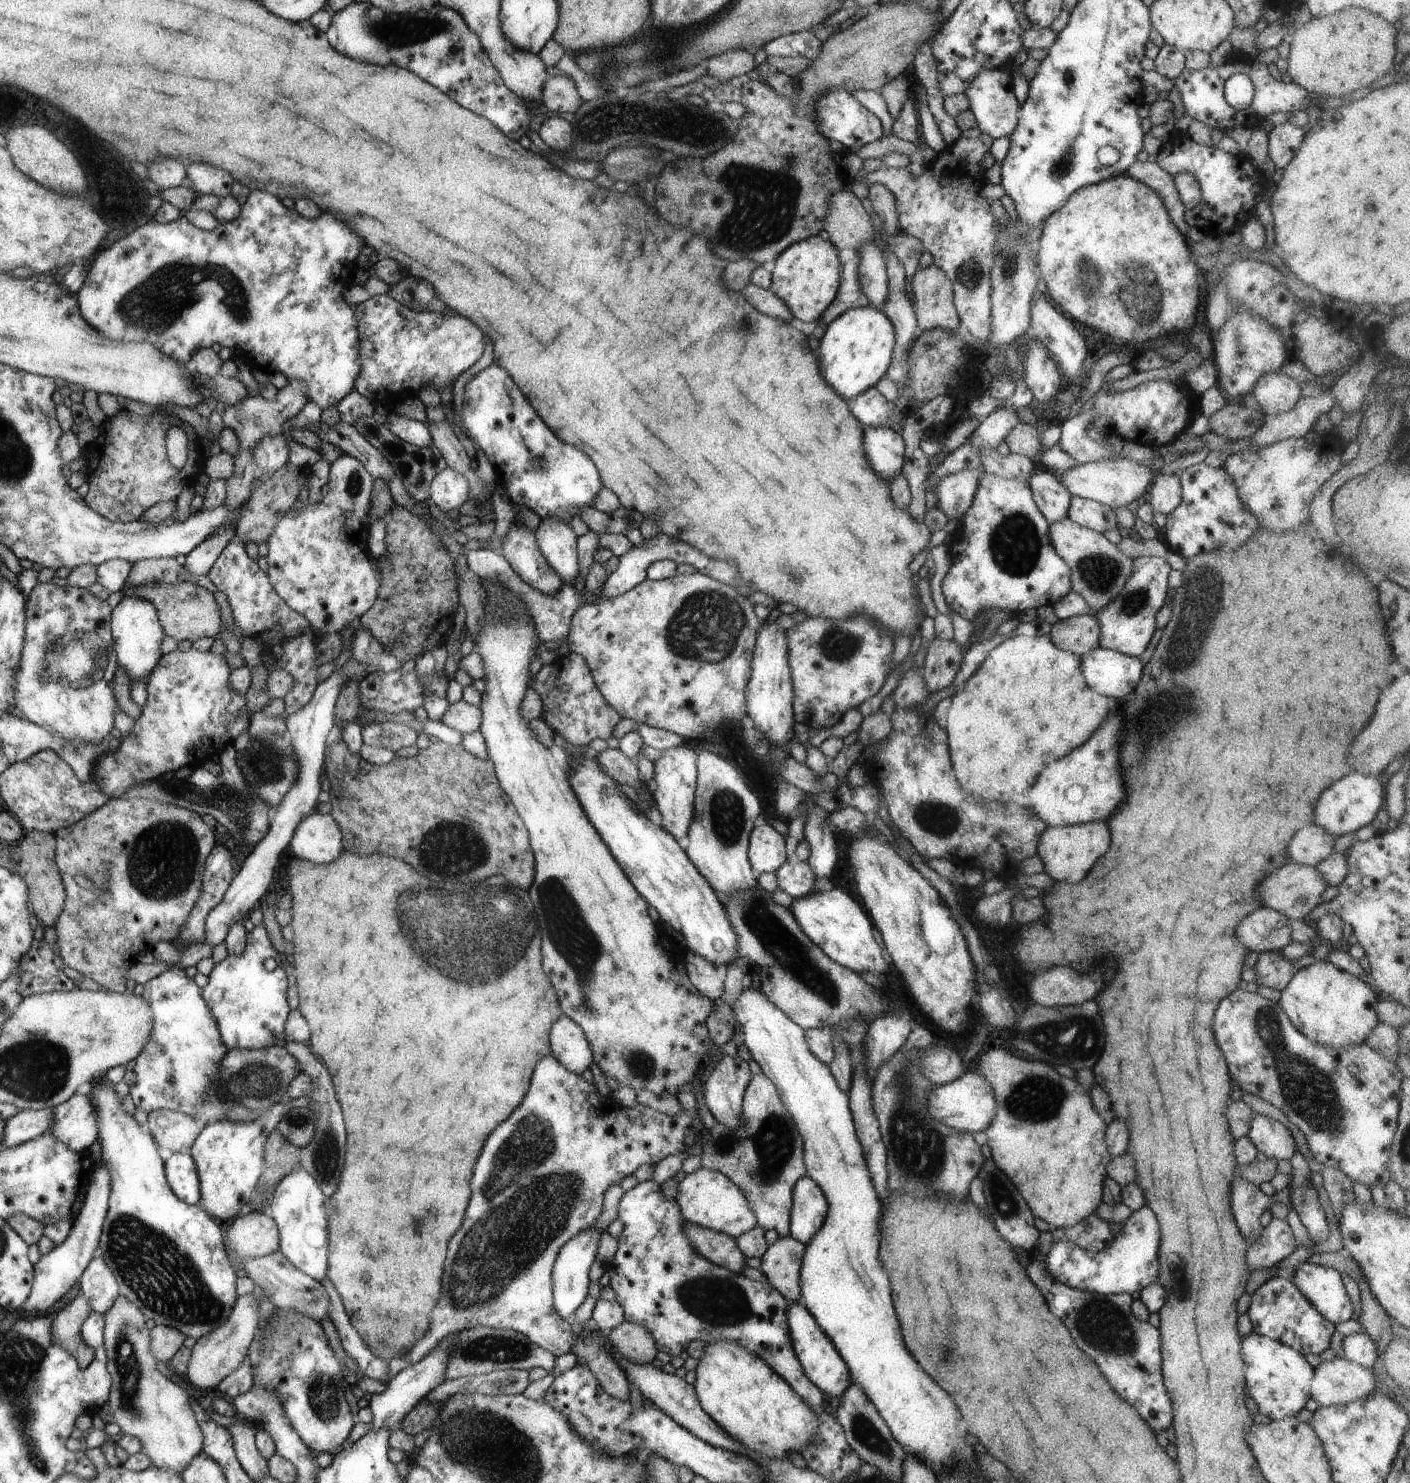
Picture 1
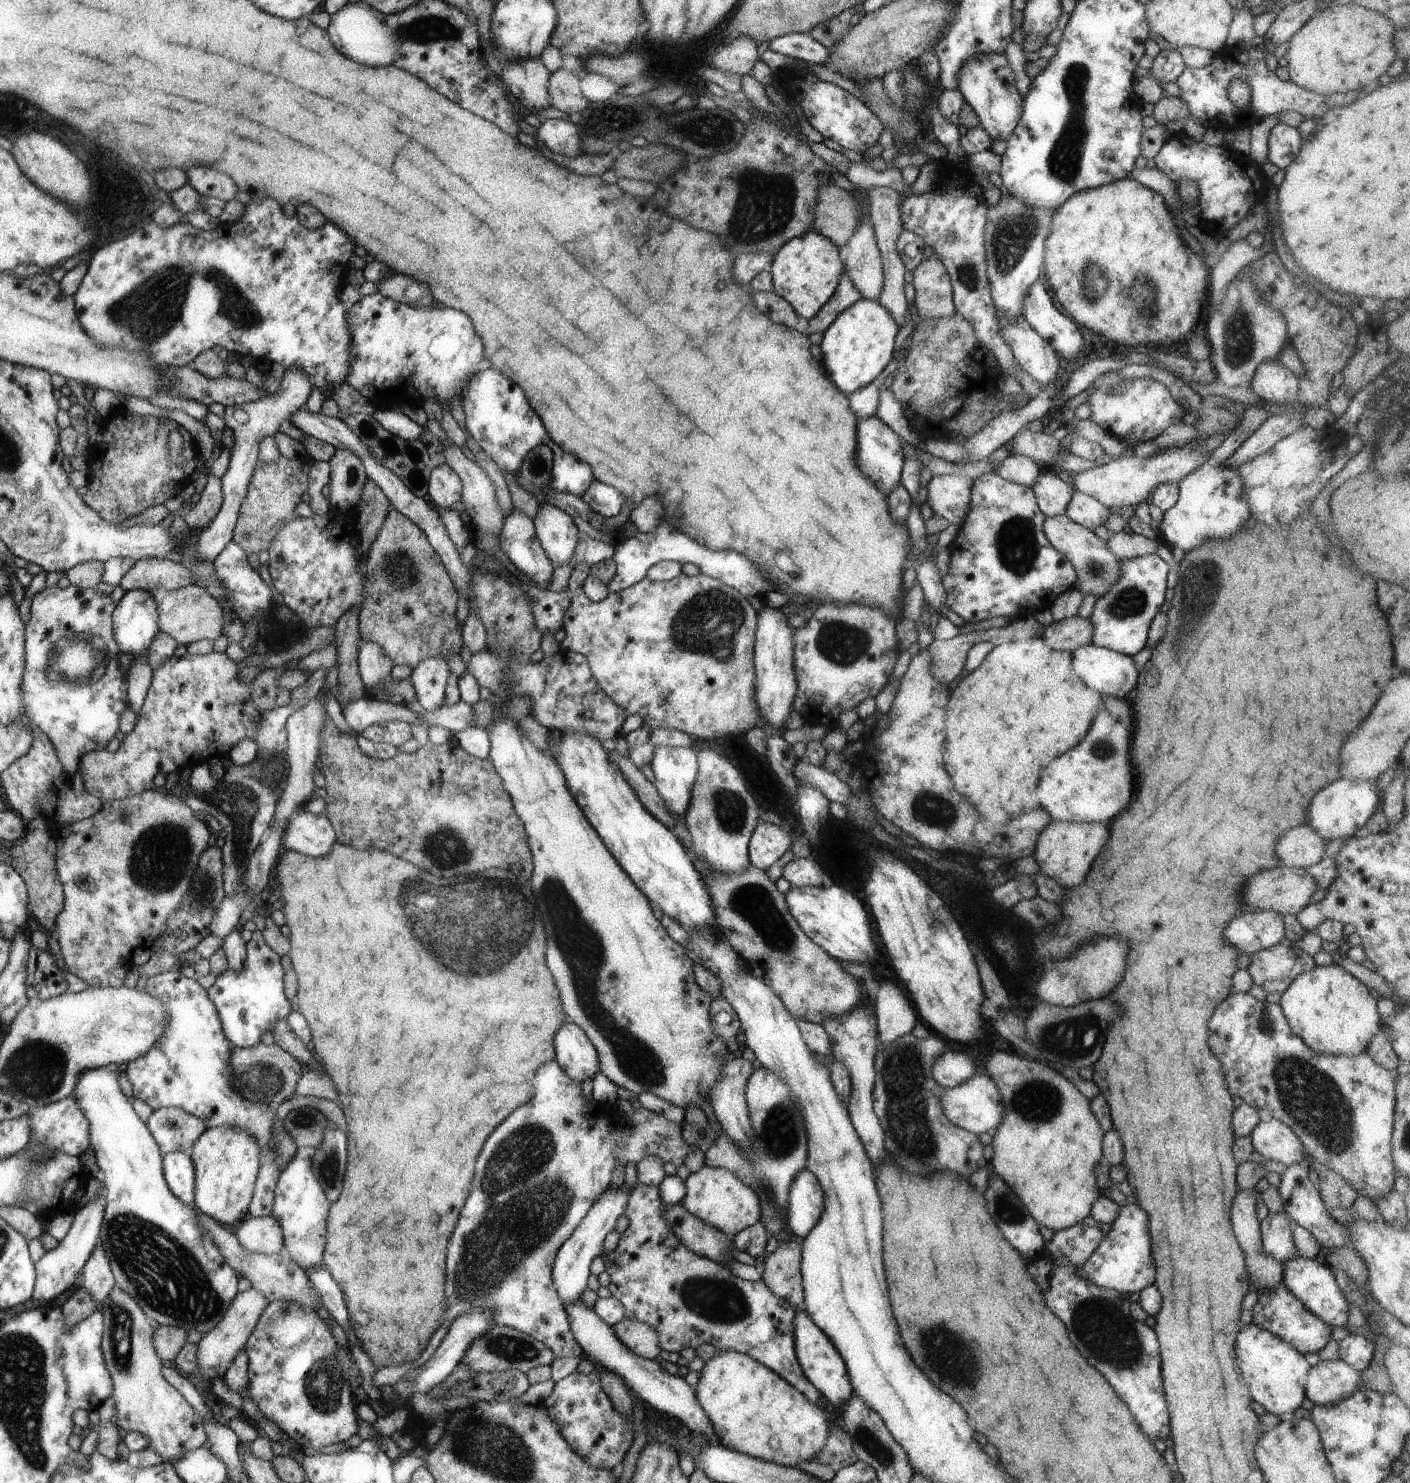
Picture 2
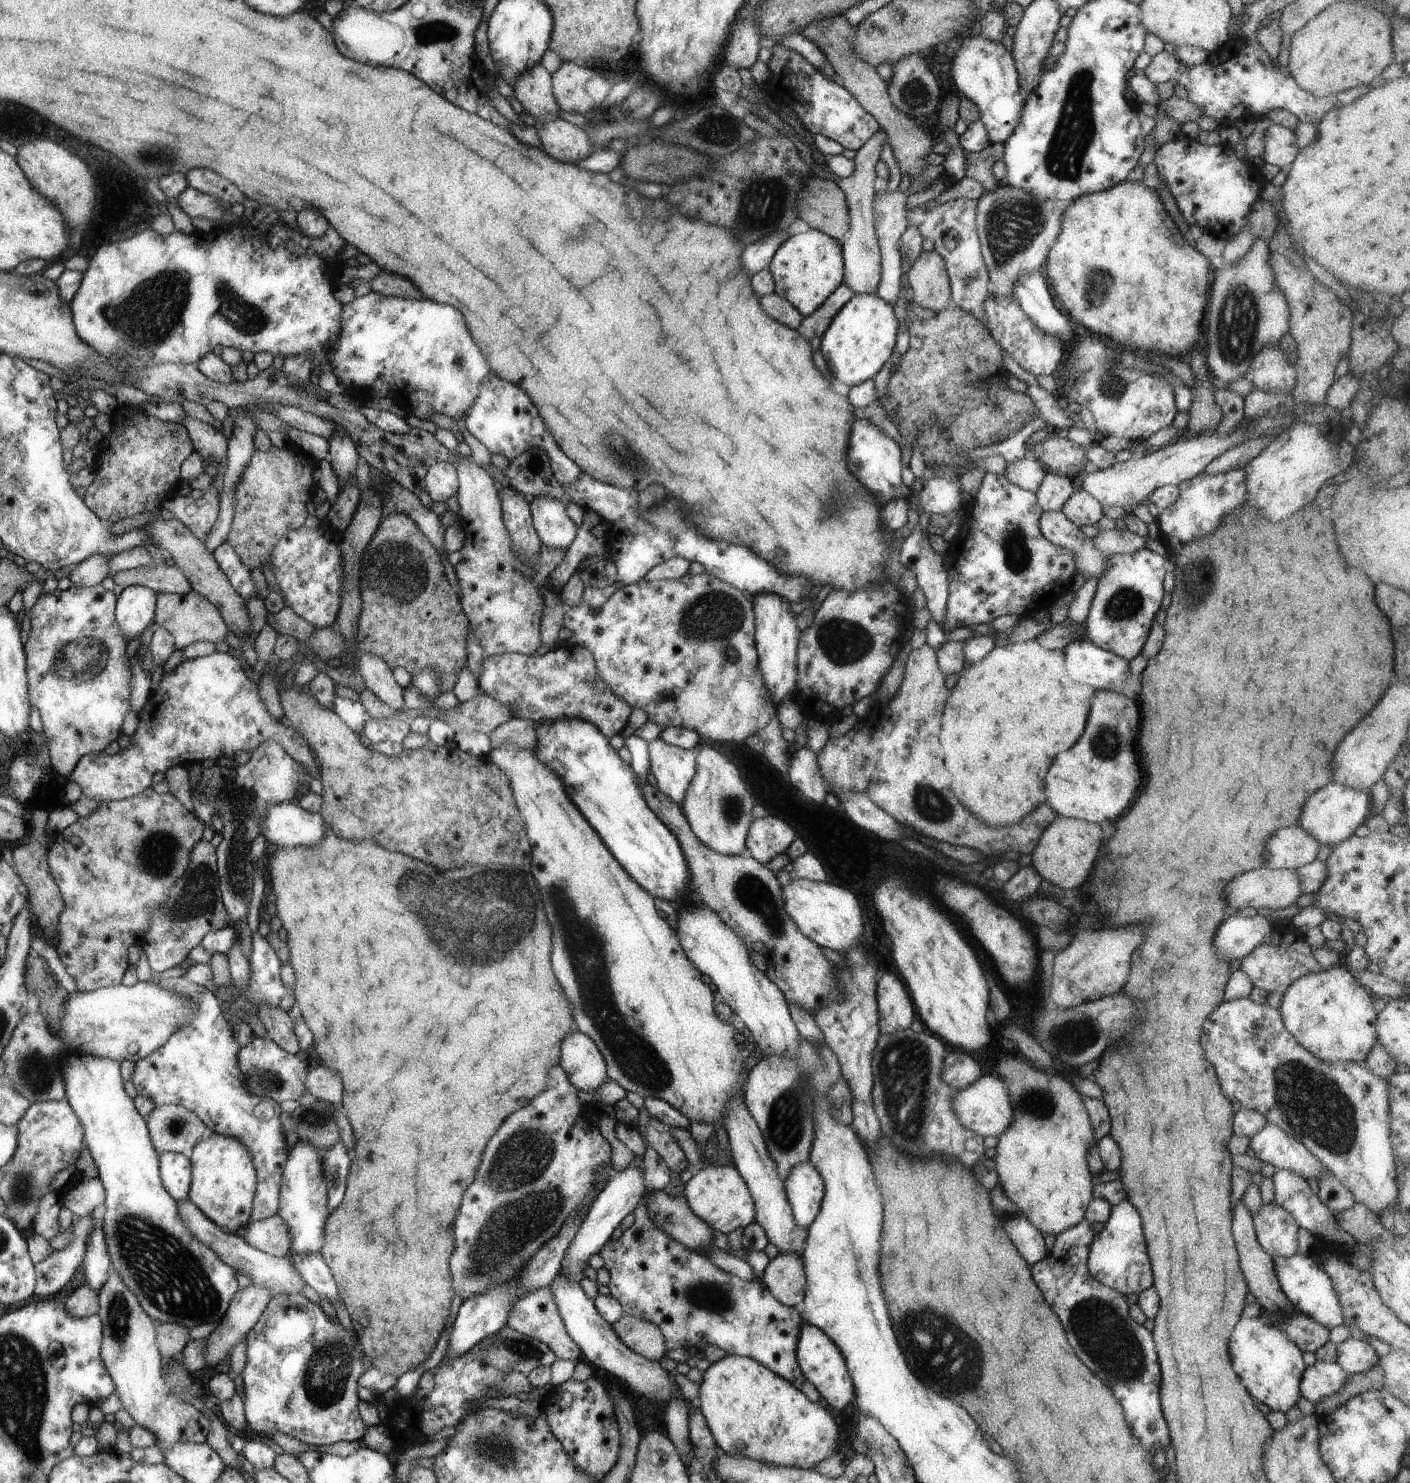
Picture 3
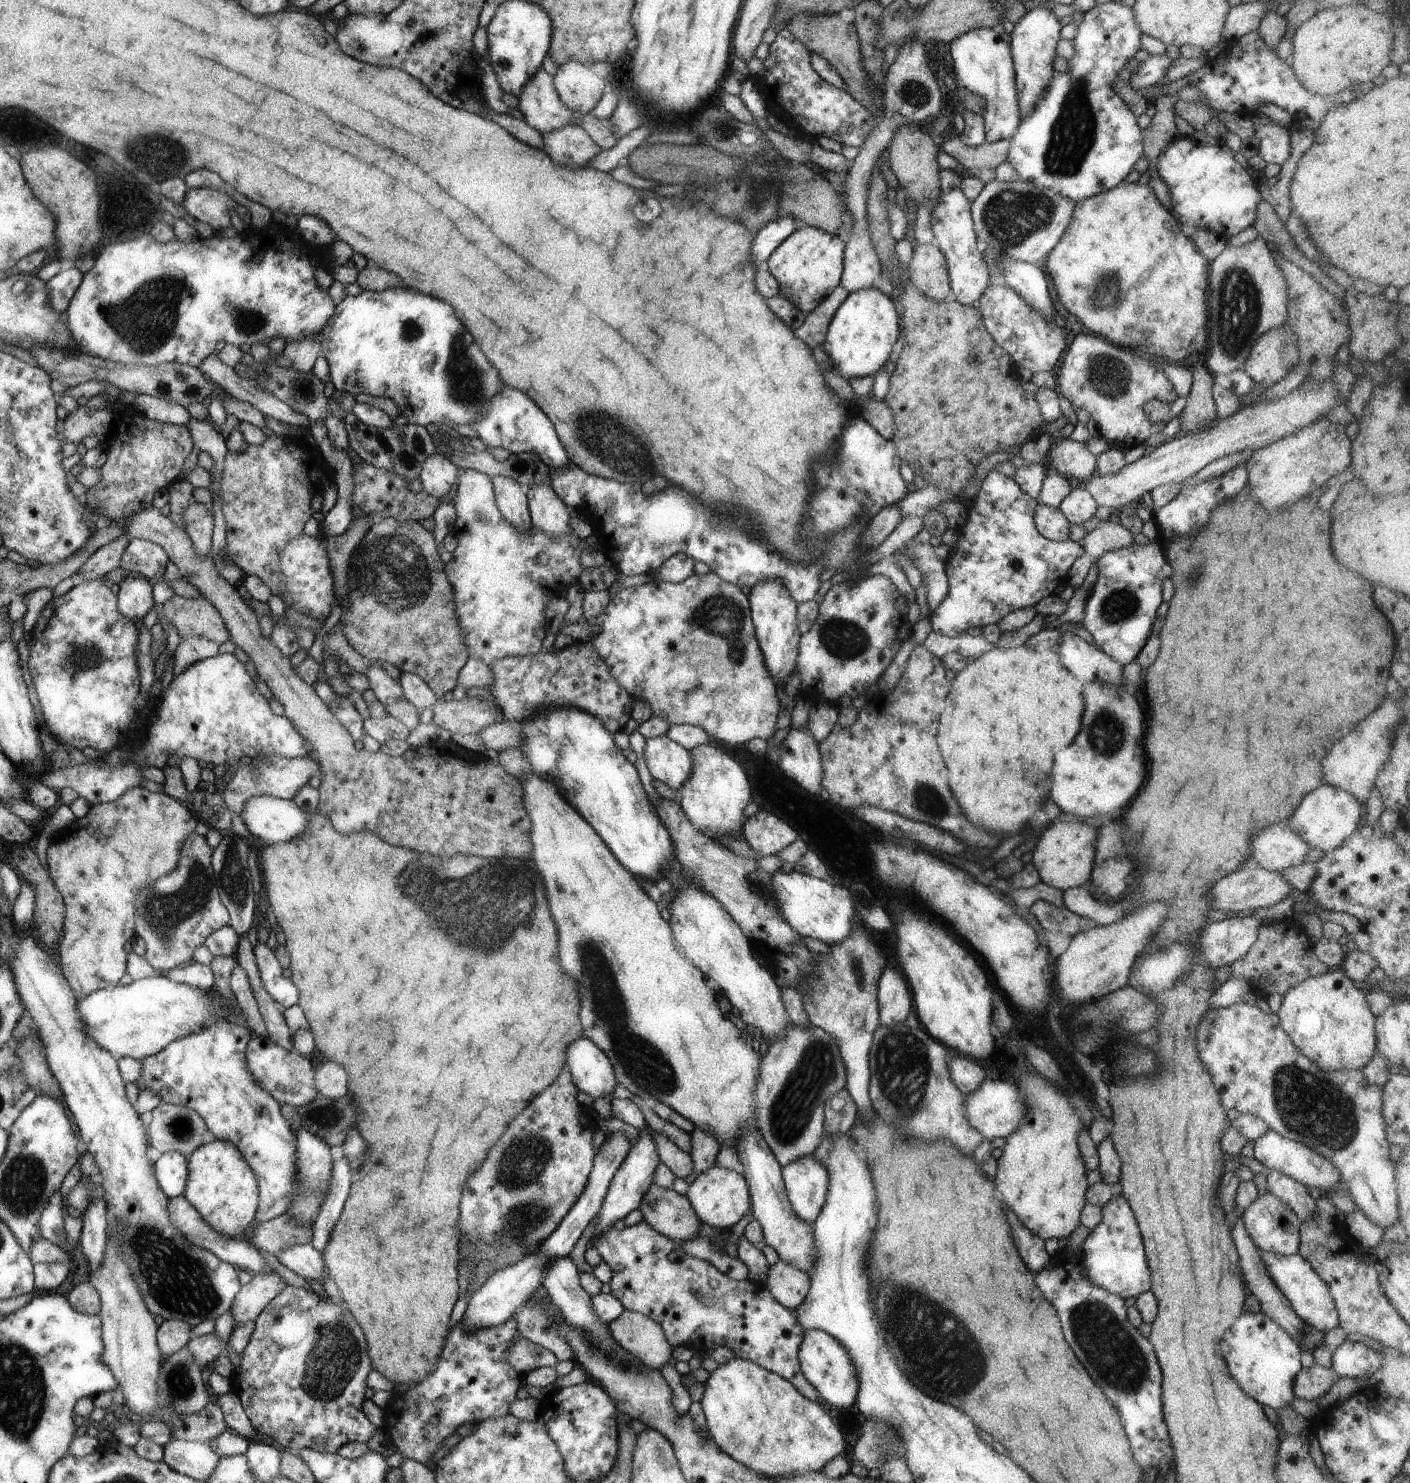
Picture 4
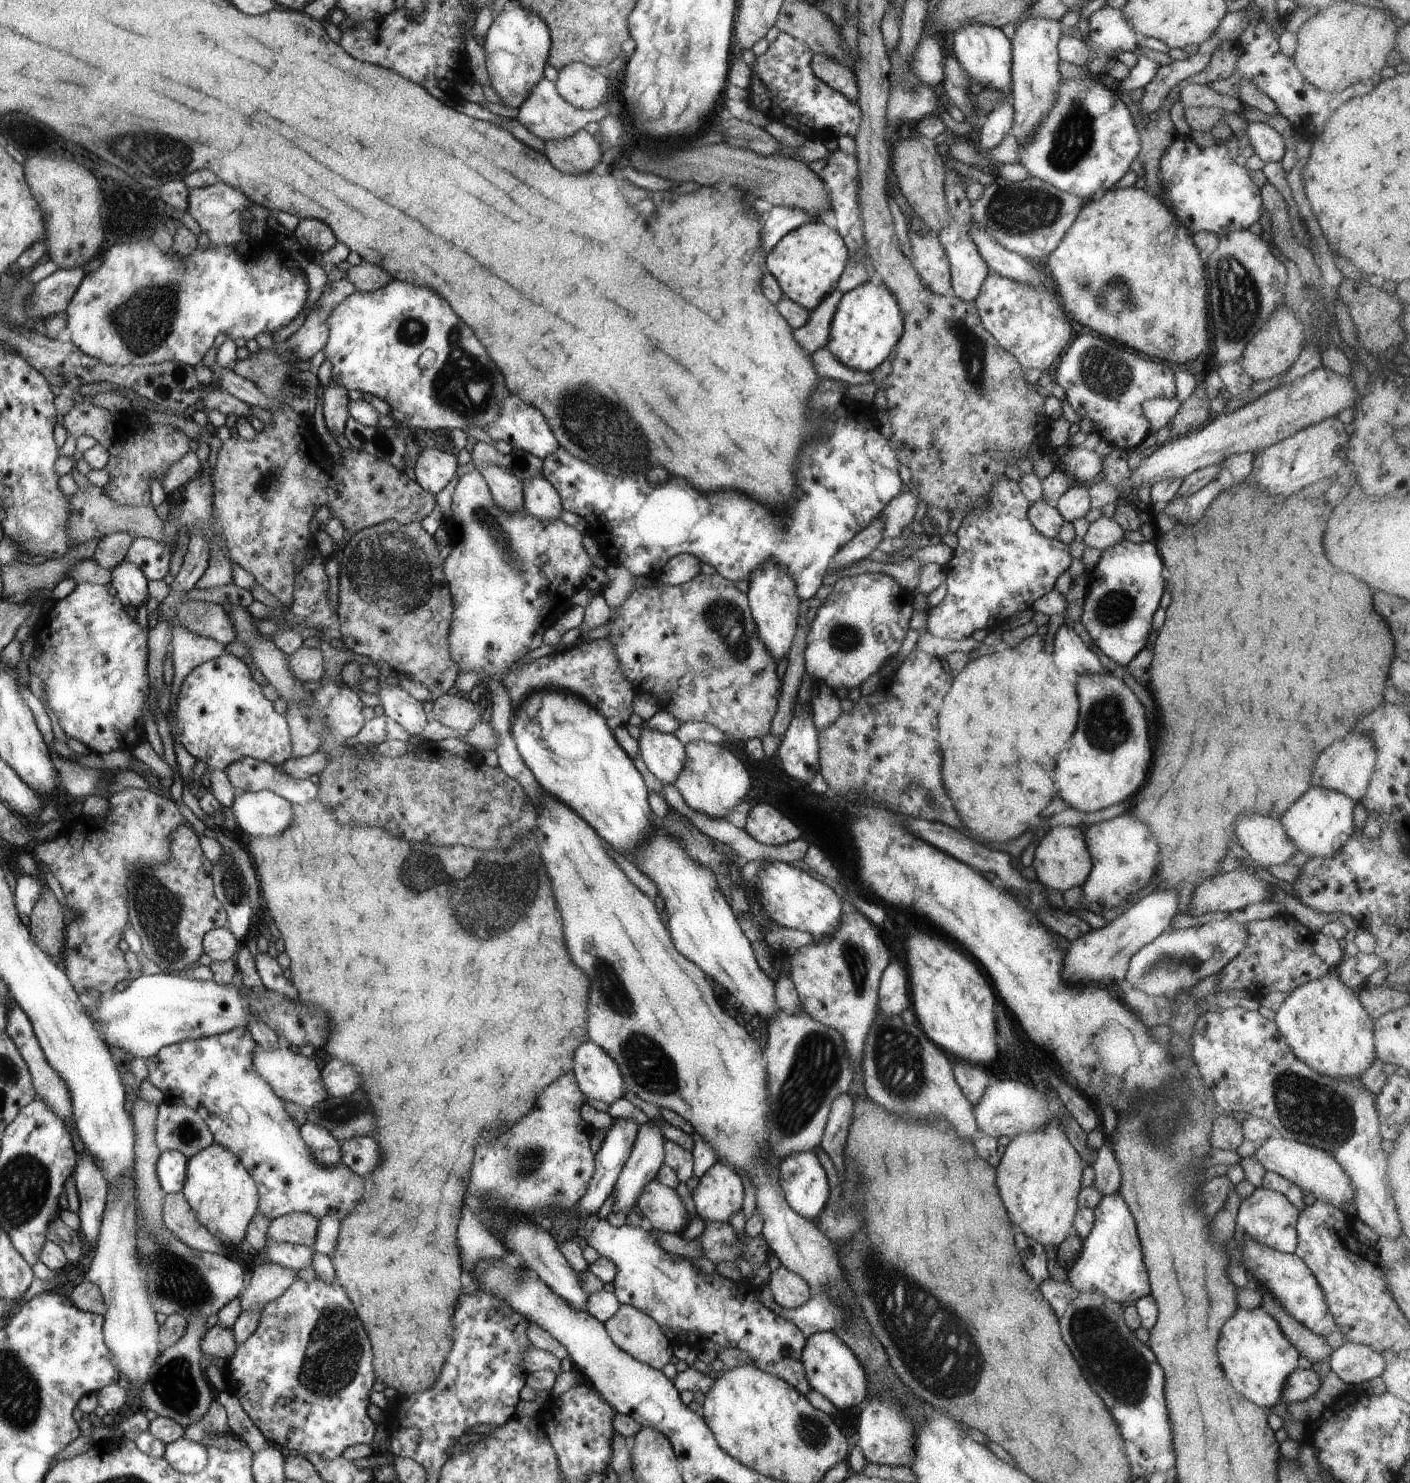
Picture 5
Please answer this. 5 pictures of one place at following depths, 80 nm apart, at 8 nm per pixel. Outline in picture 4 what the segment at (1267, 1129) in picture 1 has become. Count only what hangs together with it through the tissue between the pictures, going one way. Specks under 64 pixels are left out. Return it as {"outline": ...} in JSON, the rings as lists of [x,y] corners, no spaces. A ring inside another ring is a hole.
{"outline":[[[1268,1129],[1268,1132],[1264,1136],[1253,1142],[1253,1146],[1253,1157],[1260,1164],[1264,1164],[1266,1168],[1270,1168],[1272,1171],[1278,1171],[1284,1176],[1289,1176],[1297,1180],[1309,1189],[1318,1188],[1322,1196],[1334,1191],[1340,1186],[1346,1190],[1346,1186],[1343,1184],[1343,1178],[1339,1175],[1339,1170],[1330,1162],[1330,1159],[1318,1154],[1318,1152],[1308,1148],[1305,1144],[1294,1142],[1293,1140],[1280,1136],[1272,1129]]]}

